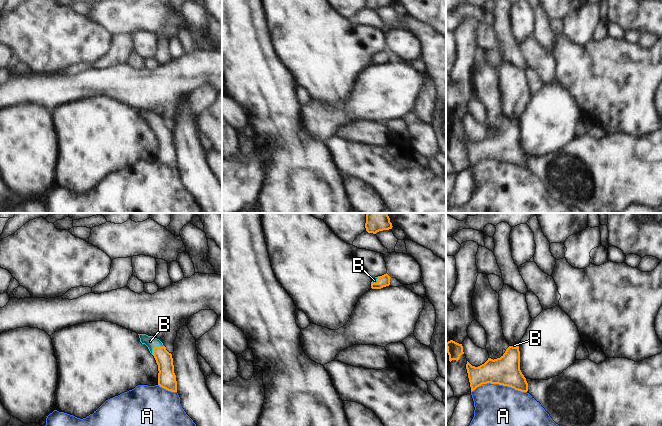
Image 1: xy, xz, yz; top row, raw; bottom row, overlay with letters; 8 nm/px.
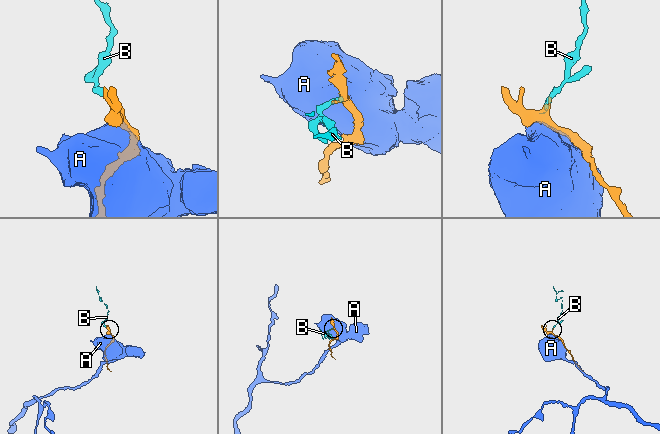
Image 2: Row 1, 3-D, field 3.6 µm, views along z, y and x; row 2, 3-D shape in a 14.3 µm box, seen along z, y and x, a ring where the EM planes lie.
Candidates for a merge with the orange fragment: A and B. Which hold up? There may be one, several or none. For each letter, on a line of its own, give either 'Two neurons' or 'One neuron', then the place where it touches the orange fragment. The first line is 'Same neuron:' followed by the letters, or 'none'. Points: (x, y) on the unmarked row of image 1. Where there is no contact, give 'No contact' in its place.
Same neuron: B
A: Two neurons. Touches orange at yz (498, 159)
B: One neuron. Touches orange at xy (155, 122).

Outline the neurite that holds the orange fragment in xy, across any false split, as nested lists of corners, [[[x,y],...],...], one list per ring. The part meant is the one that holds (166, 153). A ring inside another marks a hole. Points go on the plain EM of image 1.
[[[146,110],[138,111],[140,118],[148,123],[158,141],[158,161],[168,167],[177,168],[172,130],[166,126],[166,123],[159,115]]]

